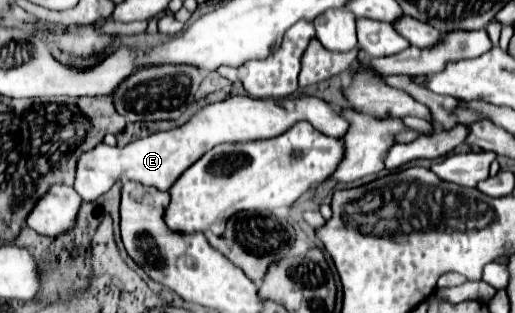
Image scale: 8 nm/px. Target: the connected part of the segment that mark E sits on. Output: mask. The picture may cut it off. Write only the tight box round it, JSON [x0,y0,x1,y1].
[74,95,350,201]

